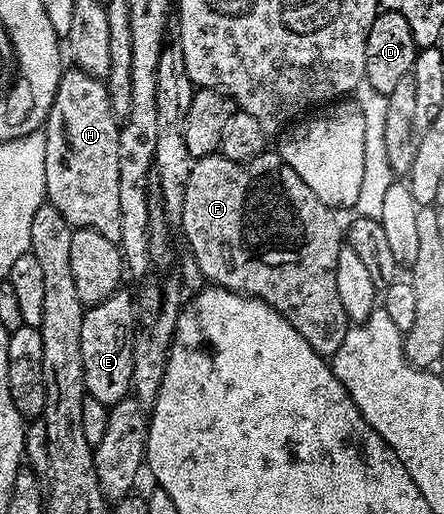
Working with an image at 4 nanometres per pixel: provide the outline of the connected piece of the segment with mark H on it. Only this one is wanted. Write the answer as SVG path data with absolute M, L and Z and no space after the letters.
M64 69L45 127L46 201L65 216L72 228L93 228L93 232L101 232L101 236L117 244L121 240L121 199L117 189L119 128L120 123L111 111L106 85L81 69Z

